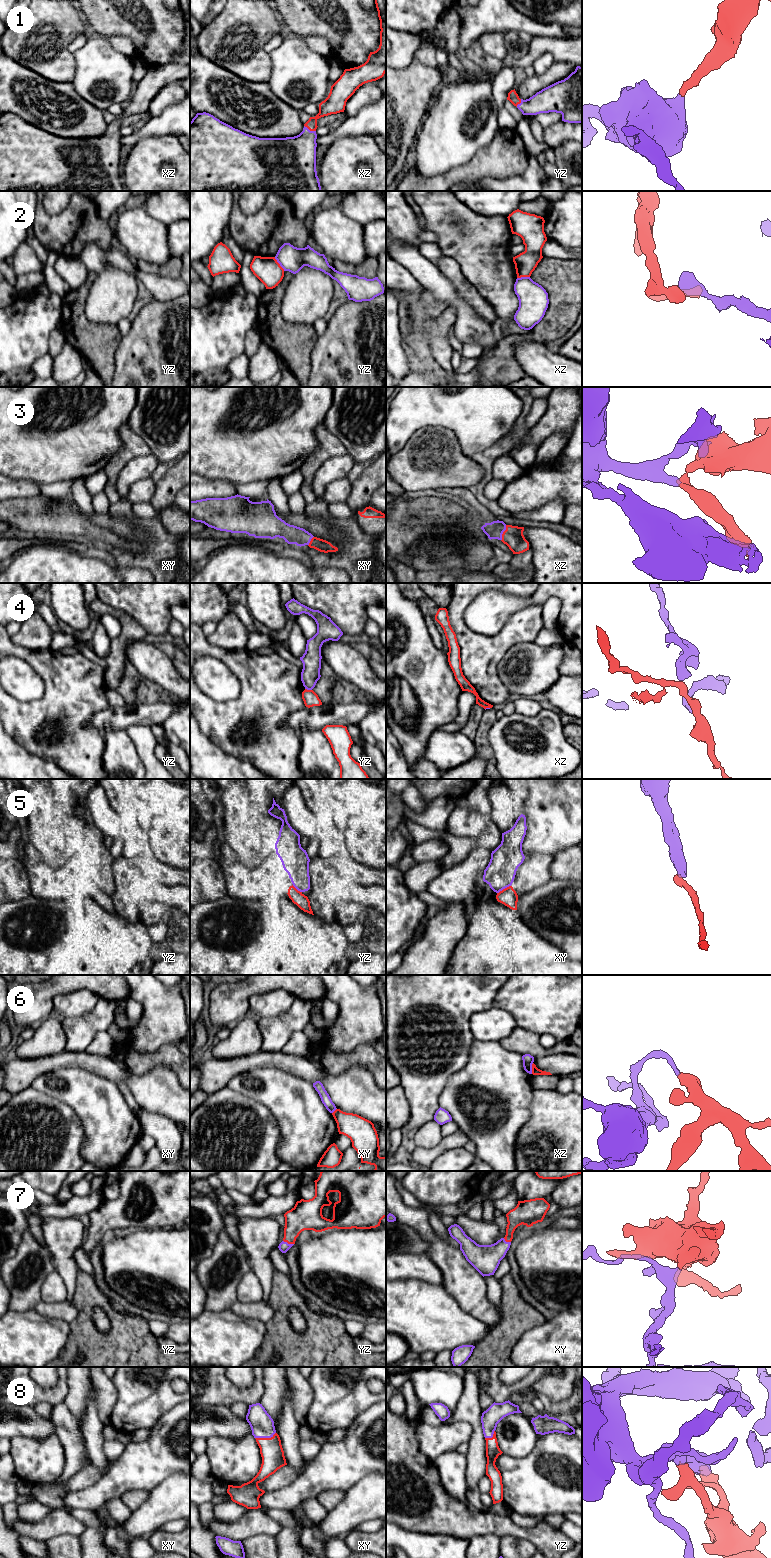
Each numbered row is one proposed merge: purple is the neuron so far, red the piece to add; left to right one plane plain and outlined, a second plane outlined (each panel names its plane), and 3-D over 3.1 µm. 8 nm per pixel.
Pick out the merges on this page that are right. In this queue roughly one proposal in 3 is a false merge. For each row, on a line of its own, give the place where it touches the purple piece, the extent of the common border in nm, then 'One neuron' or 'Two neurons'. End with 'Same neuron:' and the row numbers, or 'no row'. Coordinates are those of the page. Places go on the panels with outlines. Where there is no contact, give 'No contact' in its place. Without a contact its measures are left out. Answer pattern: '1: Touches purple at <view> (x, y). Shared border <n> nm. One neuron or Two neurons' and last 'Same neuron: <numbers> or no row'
1: Touches purple at xz (309, 130). Shared border 110 nm. One neuron
2: Touches purple at yz (279, 263). Shared border 140 nm. Two neurons
3: Touches purple at xz (502, 533). Shared border 130 nm. One neuron
4: Touches purple at yz (308, 689). Shared border 60 nm. Two neurons
5: Touches purple at xy (503, 888). Shared border 130 nm. Two neurons
6: Touches purple at xz (531, 1068). Shared border 90 nm. Two neurons
7: Touches purple at yz (287, 1243). Shared border 90 nm. One neuron
8: Touches purple at xy (265, 1437). Shared border 180 nm. One neuron
Same neuron: 1, 3, 7, 8

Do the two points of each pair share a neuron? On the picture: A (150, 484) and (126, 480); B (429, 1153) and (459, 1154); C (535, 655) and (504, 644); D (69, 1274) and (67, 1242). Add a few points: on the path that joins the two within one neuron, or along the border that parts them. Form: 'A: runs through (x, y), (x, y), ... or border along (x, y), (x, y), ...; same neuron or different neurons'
A: border along (150, 476), (136, 481), (130, 487), (126, 499); different neurons
B: border along (462, 1146), (449, 1148), (433, 1160); different neurons
C: border along (533, 640), (515, 643), (497, 664); different neurons
D: runs through (67, 1266), (67, 1250); same neuron

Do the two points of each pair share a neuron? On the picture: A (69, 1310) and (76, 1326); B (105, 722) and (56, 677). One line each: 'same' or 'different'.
A: different
B: different

